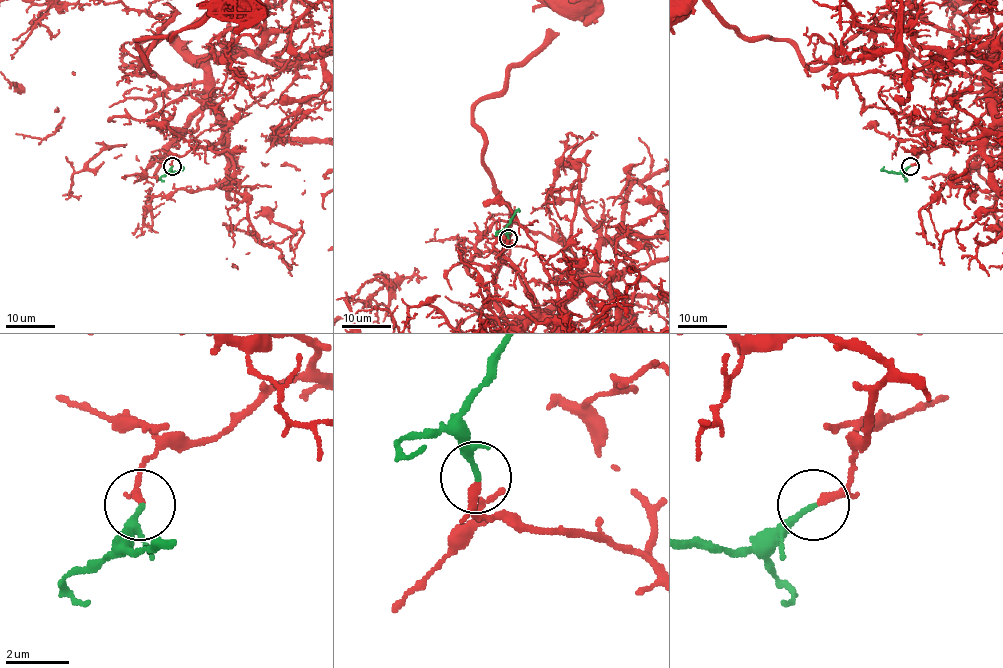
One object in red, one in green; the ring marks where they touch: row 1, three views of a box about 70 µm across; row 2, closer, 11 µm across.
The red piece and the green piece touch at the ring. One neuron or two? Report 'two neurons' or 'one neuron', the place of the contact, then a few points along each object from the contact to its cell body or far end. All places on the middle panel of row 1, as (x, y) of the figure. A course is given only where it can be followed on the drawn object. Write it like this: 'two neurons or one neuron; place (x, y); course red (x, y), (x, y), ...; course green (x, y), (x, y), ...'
one neuron; place (508, 238); course red (507, 238), (542, 261), (557, 320), (505, 317), (495, 275), (511, 210), (473, 108); course green (507, 238), (506, 226), (516, 211), (519, 212)

